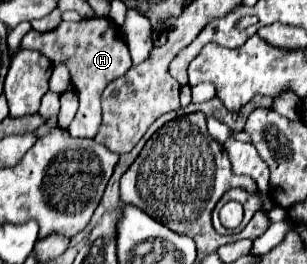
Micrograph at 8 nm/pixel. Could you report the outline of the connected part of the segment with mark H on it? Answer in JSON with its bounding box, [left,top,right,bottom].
[18,17,132,137]

